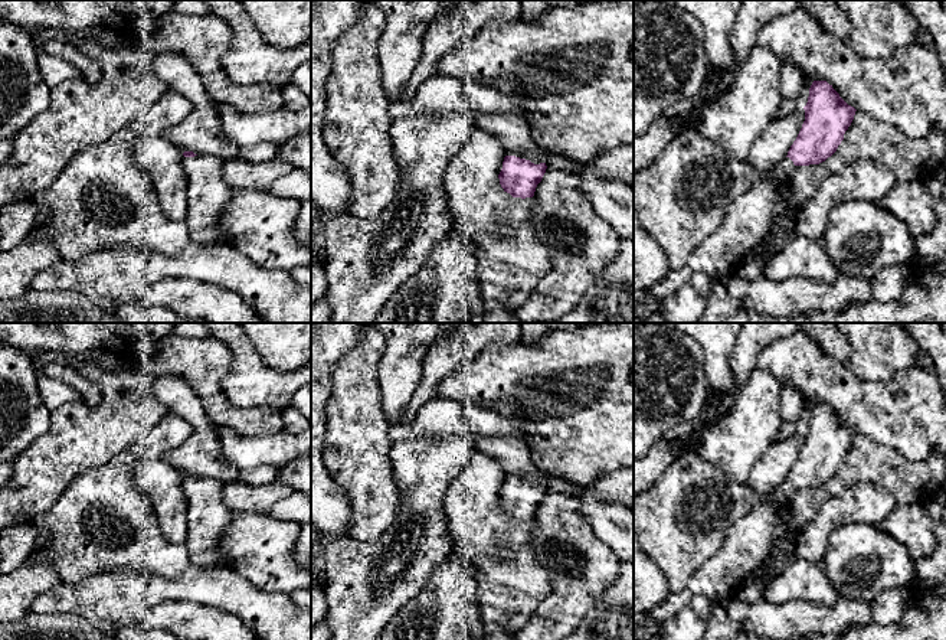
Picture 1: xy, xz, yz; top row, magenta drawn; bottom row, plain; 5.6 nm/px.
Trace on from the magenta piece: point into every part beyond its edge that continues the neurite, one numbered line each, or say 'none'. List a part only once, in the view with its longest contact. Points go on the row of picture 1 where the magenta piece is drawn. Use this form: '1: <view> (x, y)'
1: xz (534, 156)

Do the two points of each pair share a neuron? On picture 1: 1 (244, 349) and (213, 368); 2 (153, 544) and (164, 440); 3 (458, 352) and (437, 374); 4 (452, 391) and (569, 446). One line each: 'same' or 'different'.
1: different
2: same
3: same
4: same

